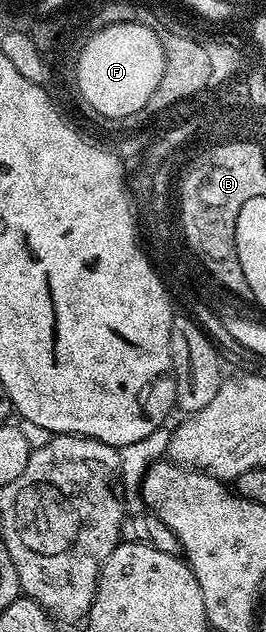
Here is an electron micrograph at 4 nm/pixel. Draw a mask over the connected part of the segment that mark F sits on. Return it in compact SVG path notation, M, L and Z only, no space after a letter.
M111 24L93 35L78 53L79 85L76 90L85 98L93 111L98 111L105 121L125 118L147 105L155 85L163 77L165 58L163 46L155 33L141 24Z

